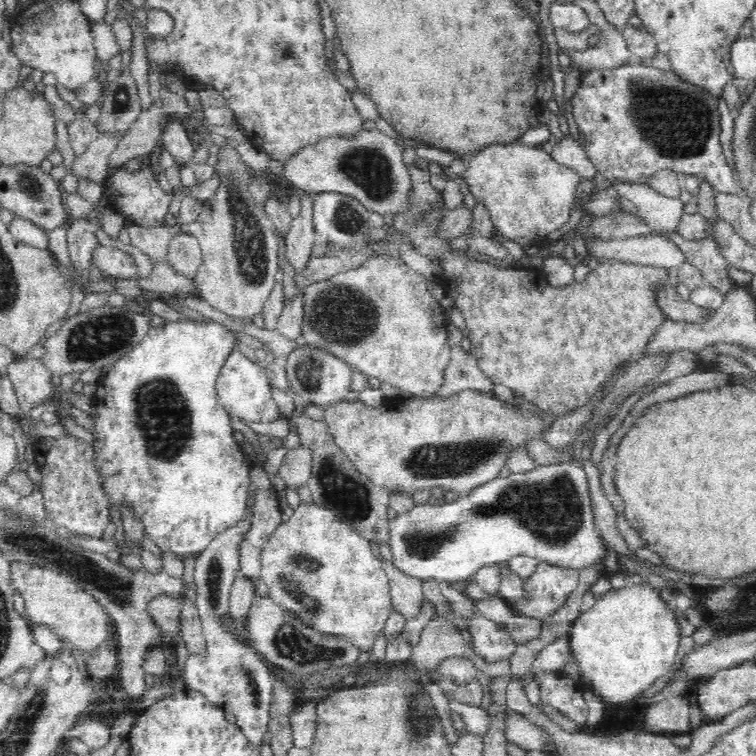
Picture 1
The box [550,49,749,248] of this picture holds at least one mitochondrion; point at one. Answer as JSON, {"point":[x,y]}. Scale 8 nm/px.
{"point":[676,122]}

